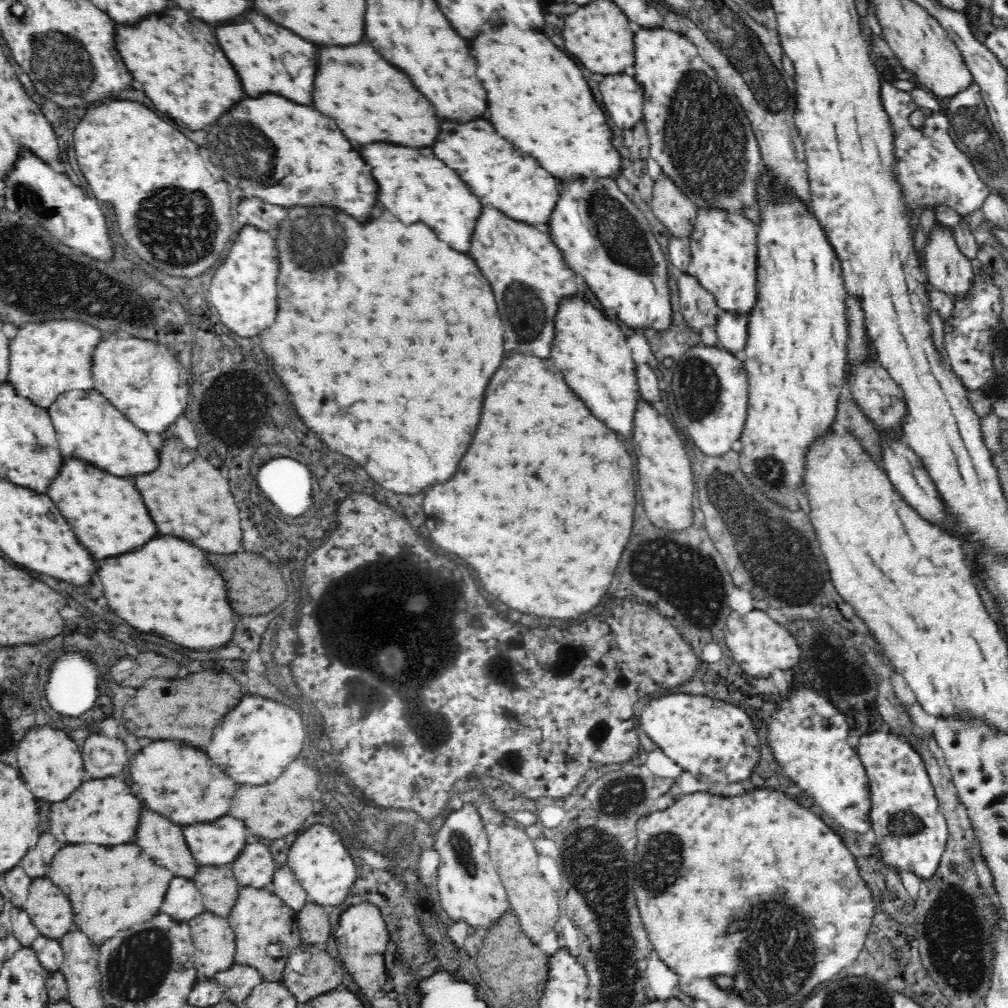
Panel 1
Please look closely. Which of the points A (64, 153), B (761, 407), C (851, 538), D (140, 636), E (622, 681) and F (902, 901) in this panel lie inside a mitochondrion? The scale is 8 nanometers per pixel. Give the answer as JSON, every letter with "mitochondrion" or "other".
{"A":"other","B":"other","C":"other","D":"other","E":"other","F":"other"}

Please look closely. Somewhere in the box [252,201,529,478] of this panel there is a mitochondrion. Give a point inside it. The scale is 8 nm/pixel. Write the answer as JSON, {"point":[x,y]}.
{"point":[311,240]}

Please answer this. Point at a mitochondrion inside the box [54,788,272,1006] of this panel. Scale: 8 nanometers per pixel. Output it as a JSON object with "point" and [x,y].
{"point":[136,969]}

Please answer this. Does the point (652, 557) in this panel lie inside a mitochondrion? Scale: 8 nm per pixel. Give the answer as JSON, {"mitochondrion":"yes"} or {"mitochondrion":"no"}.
{"mitochondrion":"yes"}

